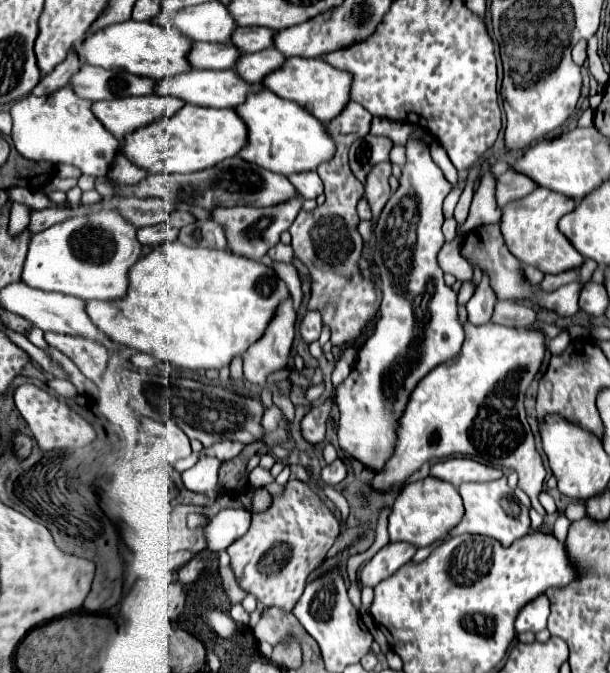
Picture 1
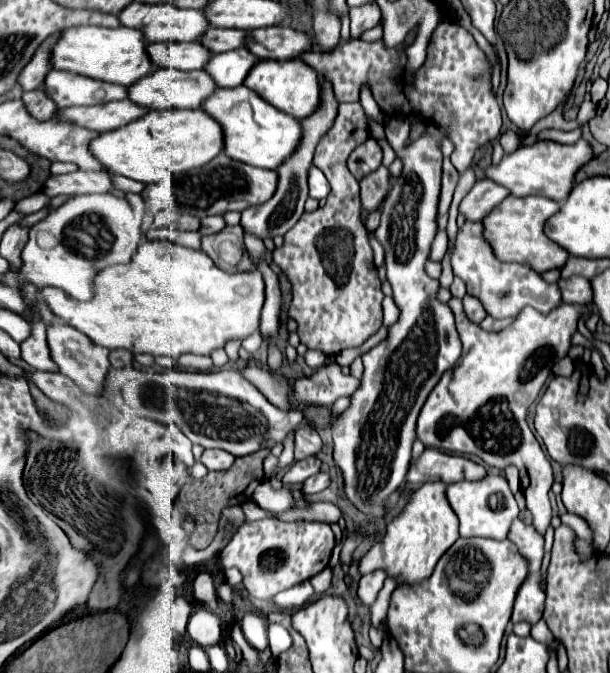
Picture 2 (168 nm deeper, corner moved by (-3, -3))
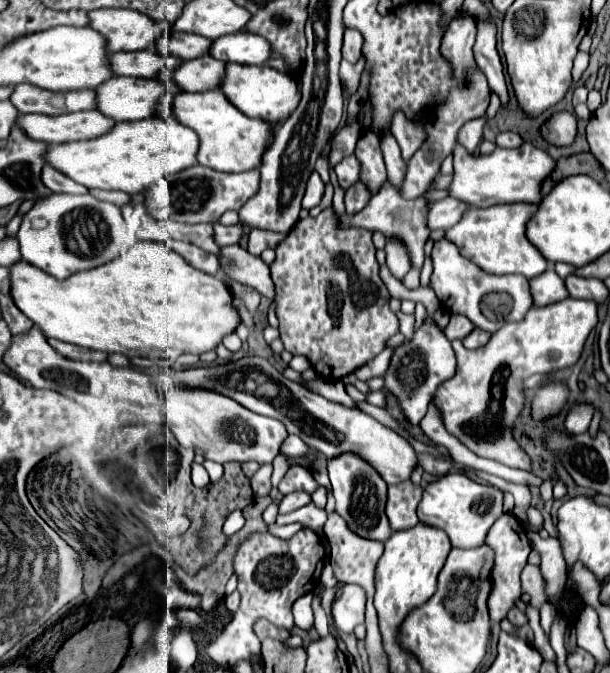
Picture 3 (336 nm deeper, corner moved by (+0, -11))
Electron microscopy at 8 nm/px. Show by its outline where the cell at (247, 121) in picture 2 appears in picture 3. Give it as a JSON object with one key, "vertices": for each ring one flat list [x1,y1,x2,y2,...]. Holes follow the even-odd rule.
{"vertices":[[221,90,211,92,181,92,173,102,173,114,185,126,193,128,199,138,199,164,219,172,247,172,261,166,263,154,275,138,275,130,261,118,249,118,237,110]]}

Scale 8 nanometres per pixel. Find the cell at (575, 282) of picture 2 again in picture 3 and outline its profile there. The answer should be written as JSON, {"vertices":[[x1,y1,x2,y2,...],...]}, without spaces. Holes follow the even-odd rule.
{"vertices":[[549,266,541,276,531,278,531,292,535,296,535,306,549,306,569,298,565,282]]}

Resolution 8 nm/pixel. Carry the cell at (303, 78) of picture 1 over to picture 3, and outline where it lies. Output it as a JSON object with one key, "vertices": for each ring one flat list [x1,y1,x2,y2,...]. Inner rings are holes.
{"vertices":[[227,64,227,80,225,80,223,88,219,88,219,90,223,94,227,94,231,104,235,104,247,116,263,118,271,124,281,124,283,120,287,120,295,112,295,108,299,106,299,100,301,100,301,80,293,78,285,72,279,72,279,70,271,68,269,64,265,64,265,66]]}

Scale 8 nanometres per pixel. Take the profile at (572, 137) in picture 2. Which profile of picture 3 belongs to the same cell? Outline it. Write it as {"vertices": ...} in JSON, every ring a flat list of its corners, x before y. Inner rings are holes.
{"vertices":[[501,132,497,136,497,146,499,148,519,148,523,144,523,138,517,132]]}

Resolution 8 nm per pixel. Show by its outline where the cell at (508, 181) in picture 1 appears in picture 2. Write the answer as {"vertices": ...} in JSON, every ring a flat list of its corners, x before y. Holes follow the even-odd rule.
{"vertices":[[478,180,474,188,462,198,458,206,458,214,462,214,468,222,482,220,496,204,500,204,510,192,498,186,492,180]]}

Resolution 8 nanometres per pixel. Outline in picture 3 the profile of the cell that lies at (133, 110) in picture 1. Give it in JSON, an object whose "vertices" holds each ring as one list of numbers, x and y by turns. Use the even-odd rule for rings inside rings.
{"vertices":[[87,110,87,112,75,112,75,114,61,114,61,116,43,116,43,114,31,114,31,116,17,116,17,124,27,130,27,136,33,140,41,140,47,144,63,144,63,142,75,142,75,140,89,140,99,138,111,130,111,124,115,124,113,118,101,114,99,110]]}

